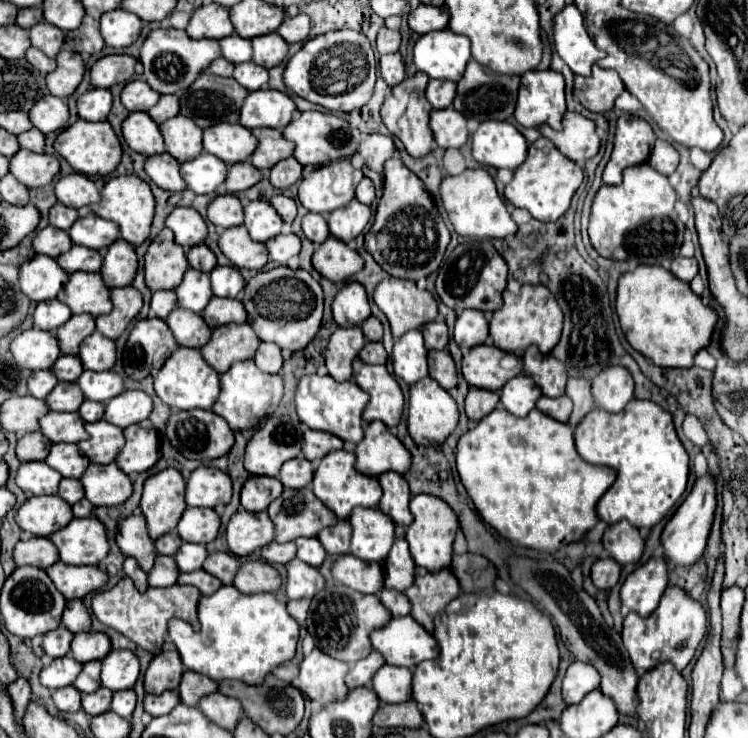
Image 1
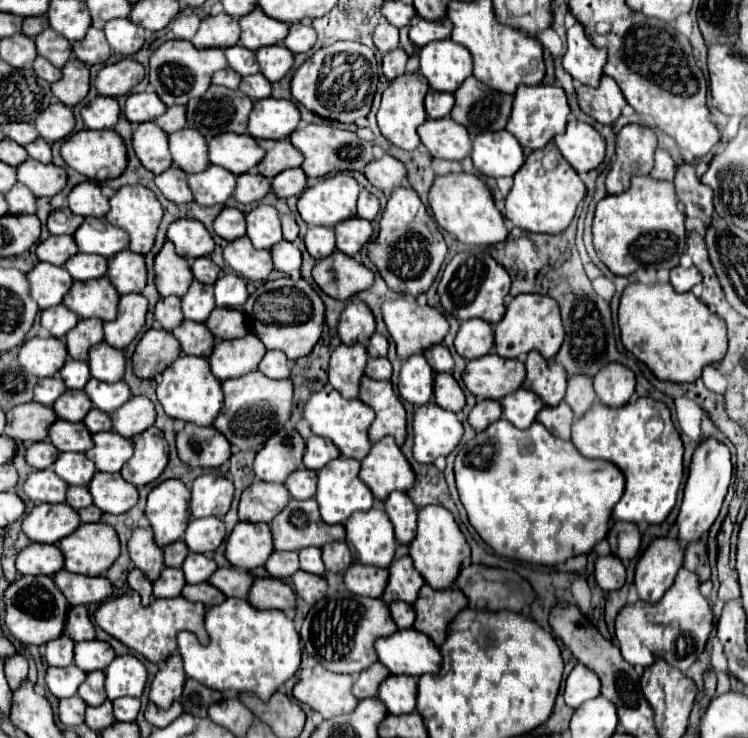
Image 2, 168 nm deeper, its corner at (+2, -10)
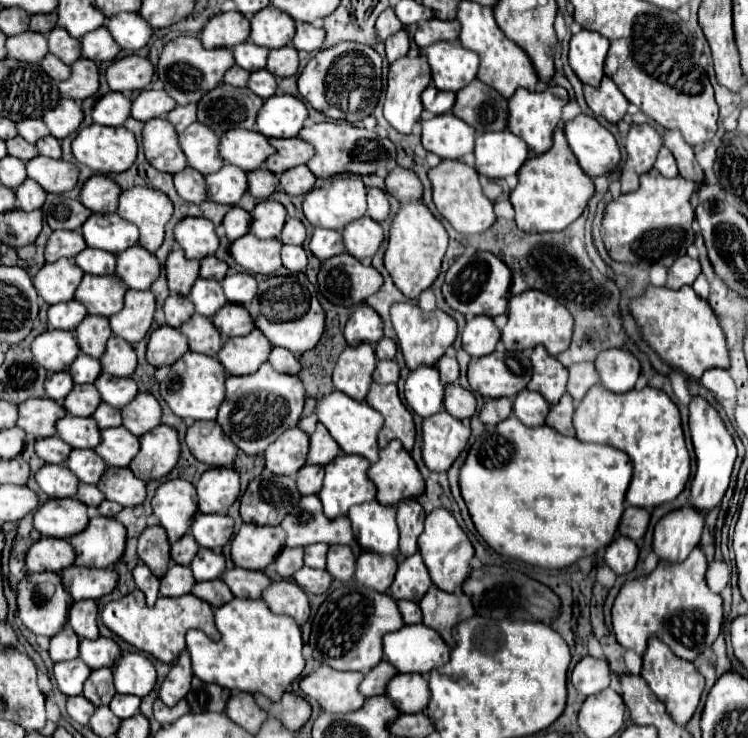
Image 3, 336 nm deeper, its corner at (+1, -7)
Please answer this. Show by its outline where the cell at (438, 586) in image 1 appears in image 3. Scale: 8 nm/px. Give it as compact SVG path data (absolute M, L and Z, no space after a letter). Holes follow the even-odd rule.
M431 585L425 597L419 601L419 607L423 611L423 623L439 635L443 635L443 641L453 647L455 641L451 637L451 629L455 623L459 623L465 617L473 615L471 601L465 595L445 593L439 587Z

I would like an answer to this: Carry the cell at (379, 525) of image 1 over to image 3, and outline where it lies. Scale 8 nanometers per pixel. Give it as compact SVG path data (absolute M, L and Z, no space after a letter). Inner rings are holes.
M377 501L355 505L347 515L353 523L355 539L365 551L373 551L379 555L397 553L397 523L395 523L395 507L379 505Z

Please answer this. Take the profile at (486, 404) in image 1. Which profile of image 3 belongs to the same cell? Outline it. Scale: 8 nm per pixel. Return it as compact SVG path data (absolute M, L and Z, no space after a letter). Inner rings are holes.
M501 397L501 399L489 399L483 409L479 411L479 419L481 423L485 425L497 425L499 421L507 419L513 411L513 401L507 399L507 397Z

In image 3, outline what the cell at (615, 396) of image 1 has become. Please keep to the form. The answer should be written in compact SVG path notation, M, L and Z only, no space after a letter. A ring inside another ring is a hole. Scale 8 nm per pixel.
M609 349L595 361L601 385L613 393L631 391L639 377L639 361L625 349Z

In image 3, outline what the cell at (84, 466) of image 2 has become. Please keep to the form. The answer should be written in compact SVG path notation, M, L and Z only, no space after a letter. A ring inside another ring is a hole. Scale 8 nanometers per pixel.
M73 449L65 465L77 475L79 481L93 485L101 479L103 471L107 469L105 461L93 449Z

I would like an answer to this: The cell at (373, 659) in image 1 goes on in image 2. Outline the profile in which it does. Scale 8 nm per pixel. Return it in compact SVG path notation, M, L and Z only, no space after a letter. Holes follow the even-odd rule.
M376 662L372 664L370 668L366 668L364 672L360 672L356 676L356 682L354 682L354 688L352 688L352 694L358 698L358 700L364 700L364 698L372 698L378 694L378 686L384 678L390 676L390 670Z

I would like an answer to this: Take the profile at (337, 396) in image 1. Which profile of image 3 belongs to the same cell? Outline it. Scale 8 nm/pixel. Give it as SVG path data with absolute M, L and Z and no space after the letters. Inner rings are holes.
M331 391L329 395L325 395L317 401L315 415L327 427L327 431L333 435L333 439L339 443L339 447L345 453L357 453L357 455L369 459L371 463L375 463L379 459L377 457L377 453L379 453L377 433L383 427L383 417L373 407L369 407L365 401L355 401L341 391Z

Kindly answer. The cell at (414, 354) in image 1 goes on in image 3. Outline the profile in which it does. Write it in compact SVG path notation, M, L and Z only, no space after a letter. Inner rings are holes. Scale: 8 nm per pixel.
M419 365L405 381L405 401L419 415L435 415L443 407L443 385L435 367Z

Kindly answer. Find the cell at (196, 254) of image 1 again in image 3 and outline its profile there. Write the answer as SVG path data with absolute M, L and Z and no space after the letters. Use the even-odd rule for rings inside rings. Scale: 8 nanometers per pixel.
M205 257L201 261L201 277L203 279L215 279L215 281L221 281L225 275L227 275L227 263L219 261L217 257Z

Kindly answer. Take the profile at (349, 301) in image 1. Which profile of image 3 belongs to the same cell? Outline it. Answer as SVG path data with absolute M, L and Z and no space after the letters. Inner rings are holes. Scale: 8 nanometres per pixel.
M361 303L351 313L343 333L345 333L347 343L353 347L359 343L371 343L373 345L383 337L383 321L379 319L379 315L371 307Z

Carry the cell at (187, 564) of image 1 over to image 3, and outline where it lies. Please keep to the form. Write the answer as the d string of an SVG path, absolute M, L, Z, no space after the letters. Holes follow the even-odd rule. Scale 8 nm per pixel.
M199 549L189 567L191 567L193 577L197 581L211 581L211 579L217 579L223 573L225 559L223 559L221 553Z

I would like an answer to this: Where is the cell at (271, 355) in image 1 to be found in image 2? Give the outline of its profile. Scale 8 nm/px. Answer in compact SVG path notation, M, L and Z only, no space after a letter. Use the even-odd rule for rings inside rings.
M268 350L266 356L262 358L258 370L262 374L266 374L268 378L288 378L290 376L290 364L286 354L278 352L278 350Z

